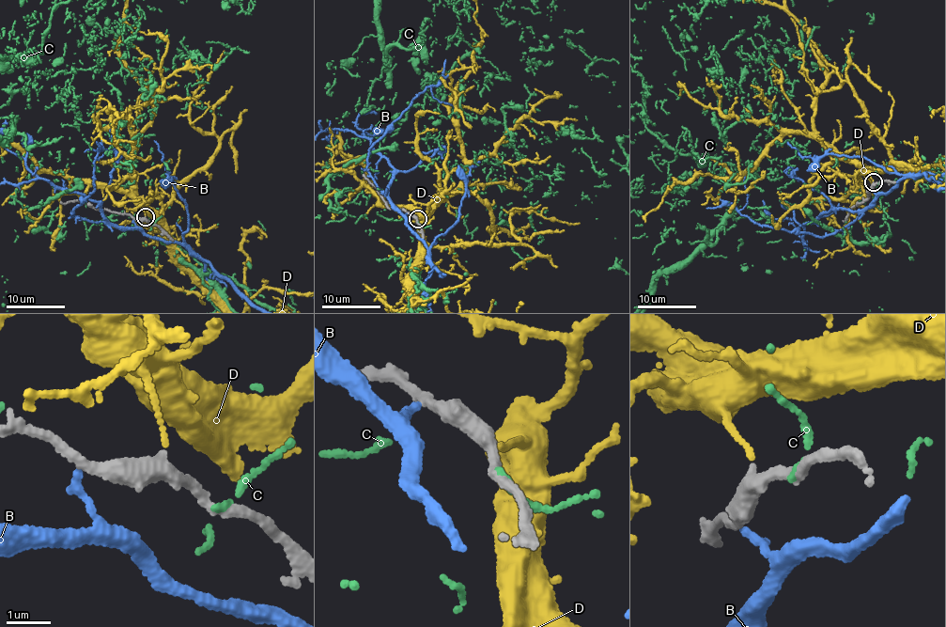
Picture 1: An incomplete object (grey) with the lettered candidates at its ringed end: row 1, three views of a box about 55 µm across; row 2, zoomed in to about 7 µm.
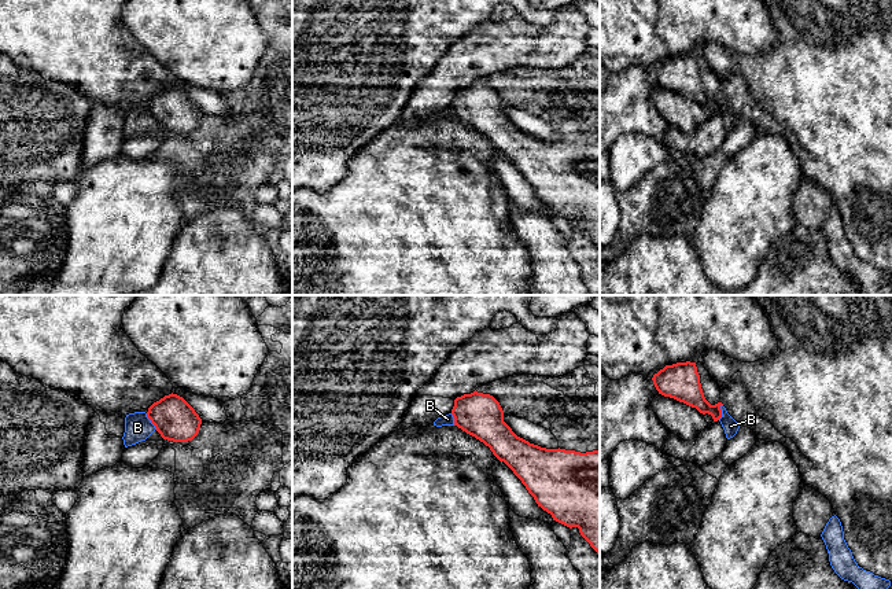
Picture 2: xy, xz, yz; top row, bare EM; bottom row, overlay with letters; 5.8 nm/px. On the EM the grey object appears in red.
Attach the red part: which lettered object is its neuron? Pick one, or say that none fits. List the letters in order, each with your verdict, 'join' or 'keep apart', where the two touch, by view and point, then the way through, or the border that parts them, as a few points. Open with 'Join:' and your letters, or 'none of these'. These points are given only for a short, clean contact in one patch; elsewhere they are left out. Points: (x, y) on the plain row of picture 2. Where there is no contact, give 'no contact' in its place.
Join: D
B: keep apart; contact yz (721, 105); border yz (722, 96), (718, 111)
C: keep apart; no contact
D: join; no contact

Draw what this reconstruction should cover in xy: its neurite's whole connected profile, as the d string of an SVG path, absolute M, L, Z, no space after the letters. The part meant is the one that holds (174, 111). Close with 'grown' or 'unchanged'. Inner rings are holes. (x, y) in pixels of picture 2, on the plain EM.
M173 85L154 95L148 100L147 110L163 132L173 135L192 133L202 117L195 102Z | unchanged

